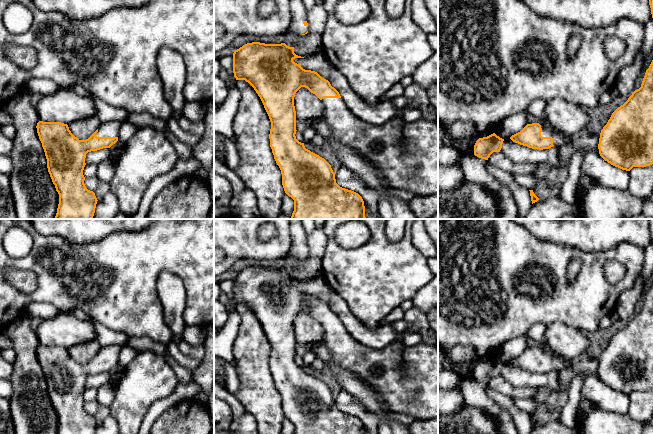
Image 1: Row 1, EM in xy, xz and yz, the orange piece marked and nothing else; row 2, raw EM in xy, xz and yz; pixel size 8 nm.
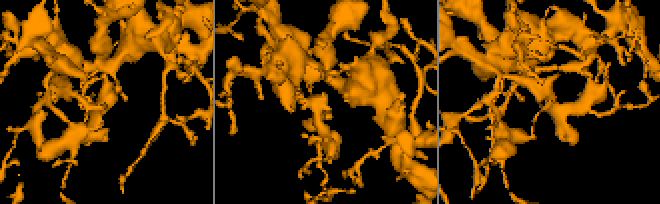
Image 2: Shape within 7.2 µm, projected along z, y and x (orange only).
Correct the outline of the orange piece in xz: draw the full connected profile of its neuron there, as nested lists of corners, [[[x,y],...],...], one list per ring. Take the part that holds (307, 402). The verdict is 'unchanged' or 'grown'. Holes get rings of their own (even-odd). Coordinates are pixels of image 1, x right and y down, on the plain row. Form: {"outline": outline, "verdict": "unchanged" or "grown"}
{"outline": [[[252,266],[243,269],[233,277],[234,301],[236,304],[245,304],[254,312],[269,340],[271,346],[270,371],[281,394],[284,415],[294,424],[294,434],[365,434],[364,425],[358,417],[342,412],[336,407],[331,389],[324,382],[306,373],[304,367],[296,363],[294,321],[301,311],[307,312],[322,325],[323,339],[333,361],[374,388],[380,401],[391,413],[406,414],[416,421],[438,418],[438,348],[436,345],[420,342],[414,346],[406,346],[402,342],[394,341],[384,348],[369,348],[349,334],[339,316],[331,310],[328,304],[322,302],[315,295],[303,293],[293,285],[295,282],[304,281],[296,279],[294,271],[289,271],[285,267]]], "verdict": "grown"}

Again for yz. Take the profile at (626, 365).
{"outline": [[[653,284],[641,311],[601,354],[598,373],[605,385],[622,394],[653,388]]], "verdict": "unchanged"}

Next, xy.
{"outline": [[[119,345],[102,346],[86,364],[75,361],[67,348],[37,347],[37,357],[47,383],[47,392],[59,418],[57,434],[95,434],[97,422],[86,412],[83,394],[86,378],[110,372],[118,365]]], "verdict": "grown"}

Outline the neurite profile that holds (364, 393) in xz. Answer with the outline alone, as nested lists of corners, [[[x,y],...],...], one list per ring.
[[[324,339],[318,342],[311,352],[321,361],[325,362],[331,369],[336,381],[342,387],[342,390],[354,396],[361,405],[369,412],[389,416],[392,413],[380,401],[377,392],[369,384],[358,378],[355,374],[341,368],[332,359],[331,353],[326,347]]]

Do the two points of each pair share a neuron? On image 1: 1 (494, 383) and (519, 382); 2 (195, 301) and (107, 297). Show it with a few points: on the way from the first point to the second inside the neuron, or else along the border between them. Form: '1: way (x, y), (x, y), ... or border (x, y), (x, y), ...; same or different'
1: border (500, 375), (515, 387), (531, 387); different
2: way (186, 275), (176, 265), (139, 265), (133, 271); same

